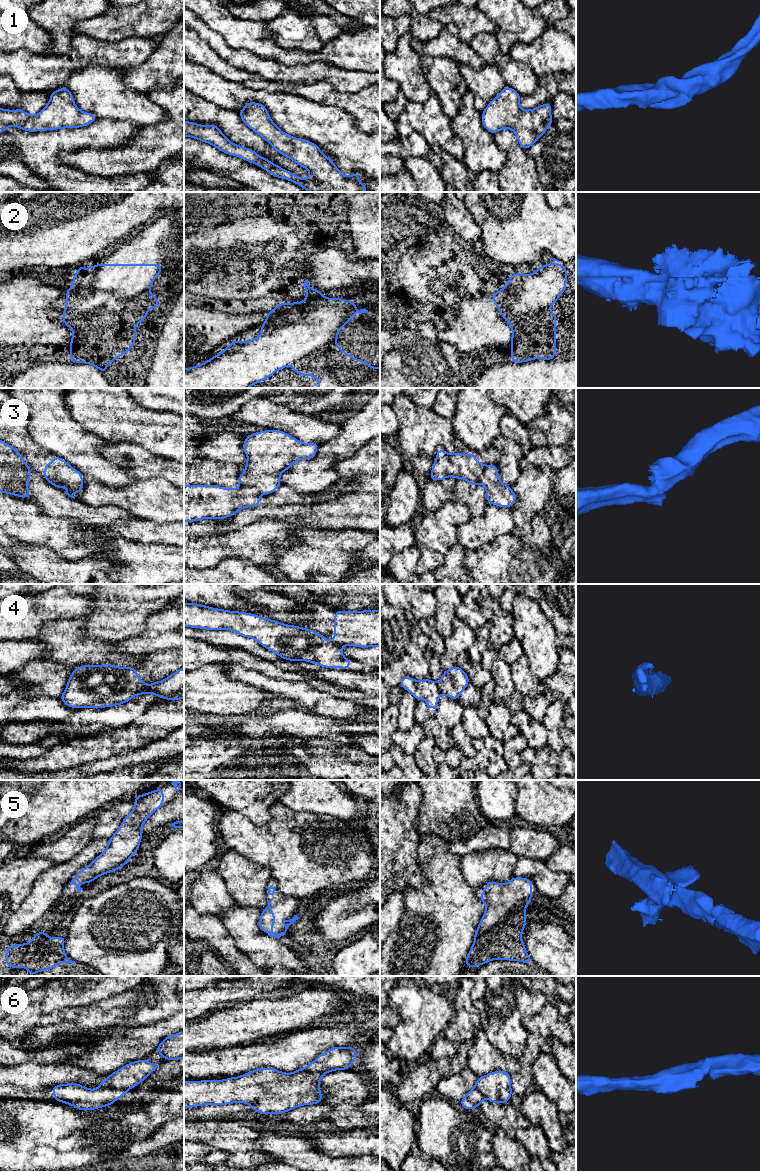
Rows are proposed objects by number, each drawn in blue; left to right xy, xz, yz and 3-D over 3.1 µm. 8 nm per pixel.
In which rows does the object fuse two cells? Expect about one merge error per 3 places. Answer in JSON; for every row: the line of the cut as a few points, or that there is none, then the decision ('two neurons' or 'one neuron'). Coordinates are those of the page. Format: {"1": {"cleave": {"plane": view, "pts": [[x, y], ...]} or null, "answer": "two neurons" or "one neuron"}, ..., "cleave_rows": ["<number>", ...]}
{"1": {"cleave": null, "answer": "one neuron"}, "2": {"cleave": {"plane": "xy", "pts": [[71, 287], [79, 303], [106, 303], [123, 321], [134, 325]]}, "answer": "two neurons"}, "3": {"cleave": {"plane": "xz", "pts": [[240, 487], [254, 487], [260, 493]]}, "answer": "two neurons"}, "4": {"cleave": {"plane": "yz", "pts": [[437, 684], [441, 693]]}, "answer": "two neurons"}, "5": {"cleave": null, "answer": "one neuron"}, "6": {"cleave": null, "answer": "one neuron"}, "cleave_rows": ["2", "3", "4"]}

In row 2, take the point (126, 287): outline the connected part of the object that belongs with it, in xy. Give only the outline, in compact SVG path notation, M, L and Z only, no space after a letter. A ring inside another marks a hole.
M92 264L90 269L84 266L76 266L77 272L72 278L72 288L77 293L79 304L107 304L113 308L123 322L130 322L134 325L142 323L148 315L148 310L160 307L158 297L150 293L154 278L162 274L162 264Z

